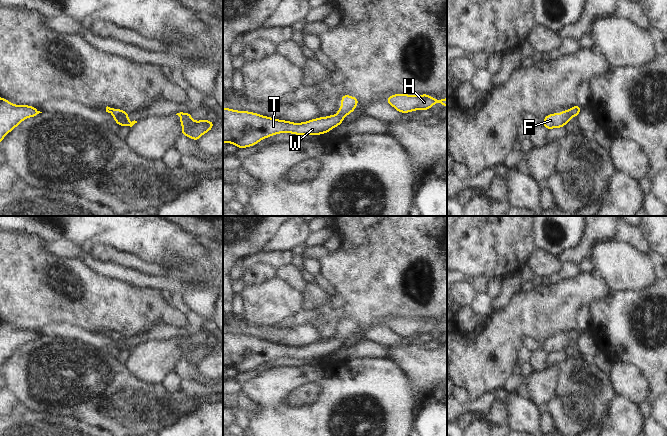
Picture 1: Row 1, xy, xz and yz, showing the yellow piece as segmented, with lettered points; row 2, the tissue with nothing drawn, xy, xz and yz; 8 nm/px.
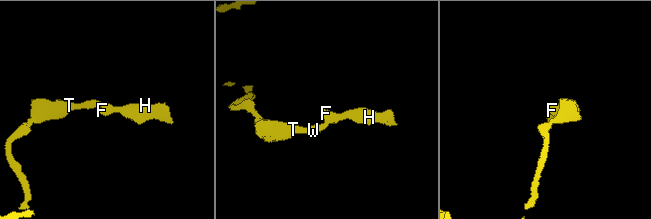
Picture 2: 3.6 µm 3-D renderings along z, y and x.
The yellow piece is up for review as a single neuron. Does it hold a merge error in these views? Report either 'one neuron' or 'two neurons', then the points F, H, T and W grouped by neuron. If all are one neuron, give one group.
one neuron | F H T W

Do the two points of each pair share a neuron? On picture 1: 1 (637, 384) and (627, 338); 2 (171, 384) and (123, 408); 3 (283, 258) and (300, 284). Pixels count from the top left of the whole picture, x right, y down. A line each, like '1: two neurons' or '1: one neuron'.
1: two neurons
2: two neurons
3: two neurons

